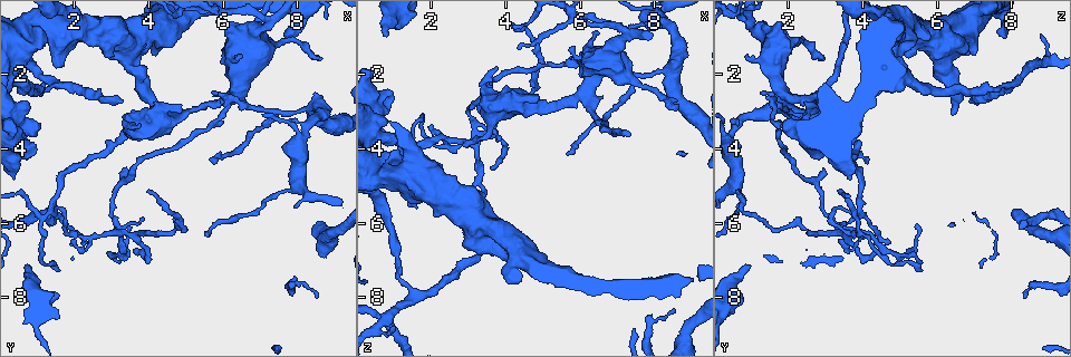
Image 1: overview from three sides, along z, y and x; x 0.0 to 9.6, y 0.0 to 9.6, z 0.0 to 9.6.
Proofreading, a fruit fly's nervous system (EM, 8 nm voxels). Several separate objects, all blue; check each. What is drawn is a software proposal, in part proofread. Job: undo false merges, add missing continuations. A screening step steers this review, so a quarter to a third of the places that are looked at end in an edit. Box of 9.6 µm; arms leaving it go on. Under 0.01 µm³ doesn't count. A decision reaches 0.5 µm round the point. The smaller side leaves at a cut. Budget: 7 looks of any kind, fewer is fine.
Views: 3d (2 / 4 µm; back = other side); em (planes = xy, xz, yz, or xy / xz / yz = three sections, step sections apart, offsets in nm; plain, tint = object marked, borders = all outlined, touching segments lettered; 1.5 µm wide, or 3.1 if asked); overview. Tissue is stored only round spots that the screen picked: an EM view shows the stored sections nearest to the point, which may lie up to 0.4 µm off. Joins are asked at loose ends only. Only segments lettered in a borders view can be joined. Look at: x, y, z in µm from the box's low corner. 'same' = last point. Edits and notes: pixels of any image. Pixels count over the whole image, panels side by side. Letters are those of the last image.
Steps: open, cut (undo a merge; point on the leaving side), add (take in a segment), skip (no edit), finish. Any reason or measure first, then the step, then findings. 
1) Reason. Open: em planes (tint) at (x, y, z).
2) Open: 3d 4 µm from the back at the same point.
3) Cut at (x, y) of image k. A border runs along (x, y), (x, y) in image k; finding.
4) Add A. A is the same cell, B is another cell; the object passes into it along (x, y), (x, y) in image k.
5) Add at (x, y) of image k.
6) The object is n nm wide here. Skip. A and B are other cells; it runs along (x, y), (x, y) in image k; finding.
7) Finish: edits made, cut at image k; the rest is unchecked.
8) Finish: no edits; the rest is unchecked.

Three arms meet. Open: 3d 2 µm at (8.40, 2.95, 1.95).

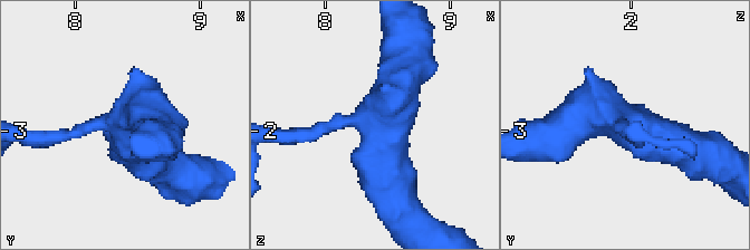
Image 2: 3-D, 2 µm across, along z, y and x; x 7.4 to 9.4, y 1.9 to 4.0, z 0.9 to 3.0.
3 arms meet here; the arms are 170, 340, 360 nm wide. Open: em planes (tint) at (8.36, 2.96, 1.96).

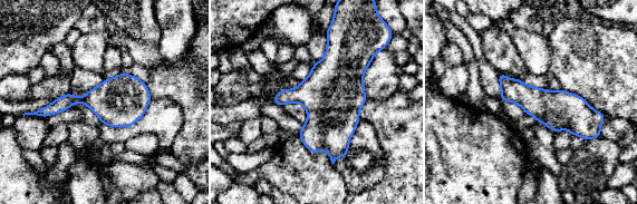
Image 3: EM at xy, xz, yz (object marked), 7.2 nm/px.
What lies round it. Open: em planes (borders) at the same point.

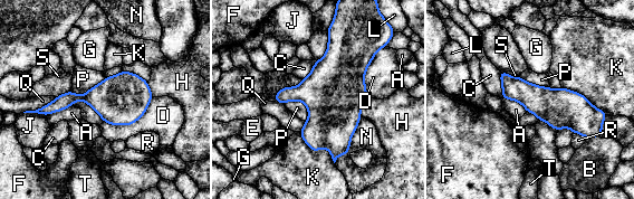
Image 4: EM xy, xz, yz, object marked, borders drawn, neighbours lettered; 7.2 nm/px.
Skip. A, B, C, D, E, F, G, H, J, K, L, N, P, Q, R, S and T are other cells; continuous, no second neuron.

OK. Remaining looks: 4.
Arms part here. Open: 3d 4 µm at (6.10, 2.75, 2.45).

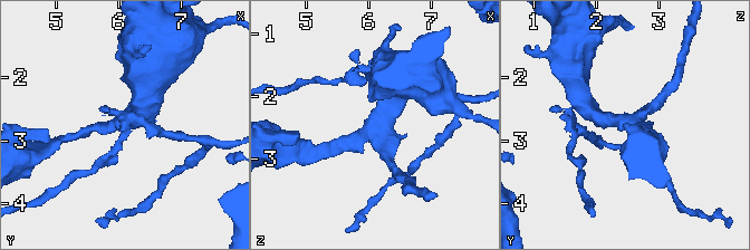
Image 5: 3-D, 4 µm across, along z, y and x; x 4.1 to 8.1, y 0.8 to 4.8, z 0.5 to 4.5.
Open: em planes (tint) at (6.10, 2.70, 2.50).

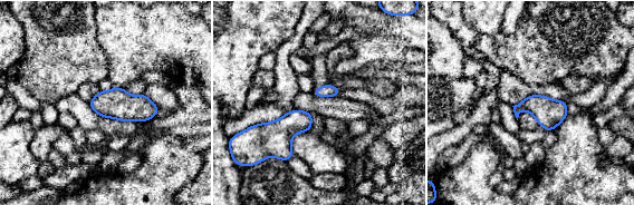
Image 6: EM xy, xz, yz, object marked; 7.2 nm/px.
See the neighbours. Open: em planes (borders) at the same point.

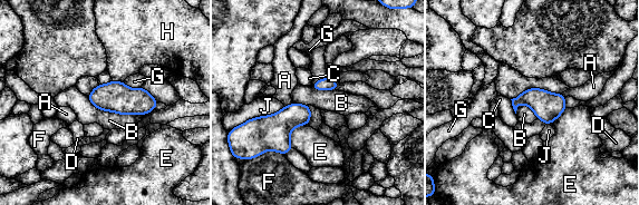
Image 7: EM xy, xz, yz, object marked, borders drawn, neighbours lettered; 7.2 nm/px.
3 arms meet here. Skip. A, B, C, D, E, F, G, H and J are other cells; a border runs along (86, 96), (98, 108), (143, 115) in image 7; continuous, no second neuron.

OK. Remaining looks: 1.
Finish: no edits; the rest is unchecked.

